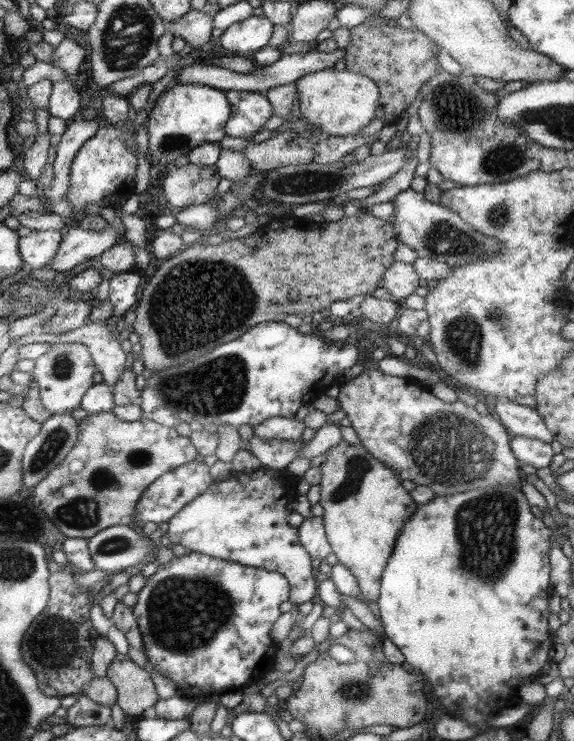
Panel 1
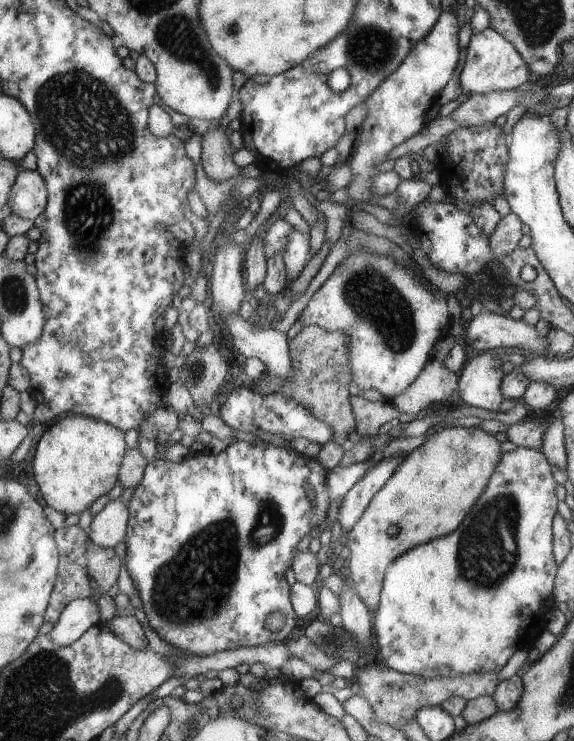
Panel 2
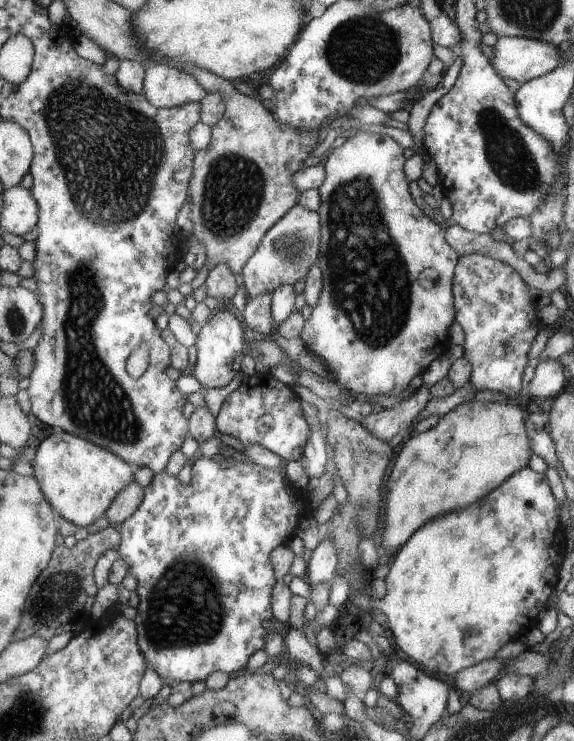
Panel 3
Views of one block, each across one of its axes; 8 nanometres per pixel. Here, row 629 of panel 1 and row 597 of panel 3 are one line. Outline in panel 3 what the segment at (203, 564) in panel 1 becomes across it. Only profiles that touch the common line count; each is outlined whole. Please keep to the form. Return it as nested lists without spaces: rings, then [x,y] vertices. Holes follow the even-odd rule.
[[[200,458],[198,461],[192,462],[192,481],[190,484],[182,484],[180,480],[178,480],[177,476],[171,476],[166,472],[156,473],[152,478],[148,487],[144,490],[143,500],[138,509],[130,516],[120,527],[119,532],[121,535],[120,543],[117,545],[116,550],[119,553],[119,556],[126,562],[128,566],[130,574],[136,578],[138,581],[138,587],[135,592],[138,594],[139,602],[135,607],[137,611],[137,616],[134,618],[134,623],[137,625],[137,640],[140,645],[140,650],[143,652],[143,656],[145,657],[145,661],[147,662],[147,667],[149,672],[157,673],[163,680],[167,682],[171,682],[174,684],[181,683],[183,681],[189,682],[191,684],[202,681],[205,682],[207,677],[215,671],[222,671],[232,676],[234,673],[238,673],[238,670],[242,670],[244,666],[250,661],[250,658],[259,651],[262,651],[265,648],[266,642],[271,638],[271,632],[267,630],[265,625],[267,622],[271,622],[271,626],[276,633],[283,632],[286,629],[282,629],[282,623],[278,622],[276,618],[274,618],[274,614],[272,614],[272,588],[274,588],[274,584],[276,584],[276,572],[274,572],[274,568],[270,563],[270,554],[272,550],[275,550],[278,546],[286,545],[286,540],[294,534],[294,530],[298,530],[298,522],[300,522],[300,518],[309,518],[313,517],[315,509],[312,505],[308,497],[302,498],[300,494],[296,494],[296,490],[290,486],[290,484],[286,484],[286,478],[282,476],[282,470],[280,469],[266,469],[265,467],[260,467],[259,465],[254,465],[253,463],[247,463],[244,461],[234,461],[232,459],[222,459],[222,458]],[[228,460],[232,463],[230,464],[230,468],[223,468],[223,463],[228,462]],[[218,582],[220,582],[220,588],[218,588]]]

